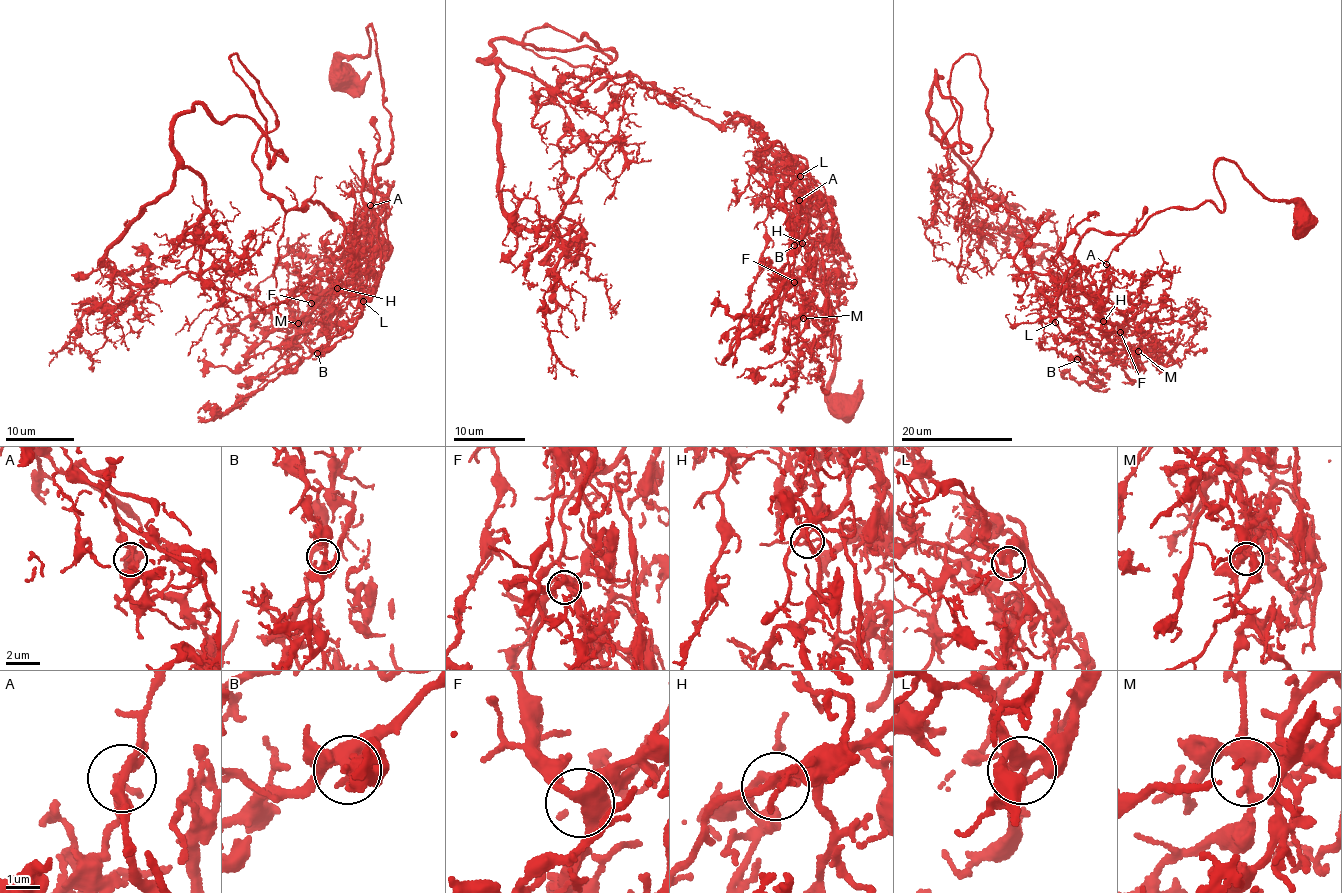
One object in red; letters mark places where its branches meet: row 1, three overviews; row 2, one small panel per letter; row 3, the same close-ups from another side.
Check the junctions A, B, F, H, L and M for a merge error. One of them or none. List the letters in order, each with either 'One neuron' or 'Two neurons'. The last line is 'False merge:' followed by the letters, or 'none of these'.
A: Two neurons
B: One neuron
F: One neuron
H: One neuron
L: One neuron
M: One neuron
False merge: A

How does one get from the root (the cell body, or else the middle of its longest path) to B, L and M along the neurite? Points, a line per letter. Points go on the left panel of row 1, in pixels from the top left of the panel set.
B: (343, 76), (342, 59), (370, 50), (370, 25), (394, 139), (371, 180), (376, 285), (317, 353)
L: (343, 76), (342, 59), (370, 50), (370, 25), (394, 139), (371, 180), (376, 285), (363, 301)
M: (343, 76), (342, 59), (370, 50), (370, 25), (394, 139), (371, 180), (383, 246), (298, 323)

